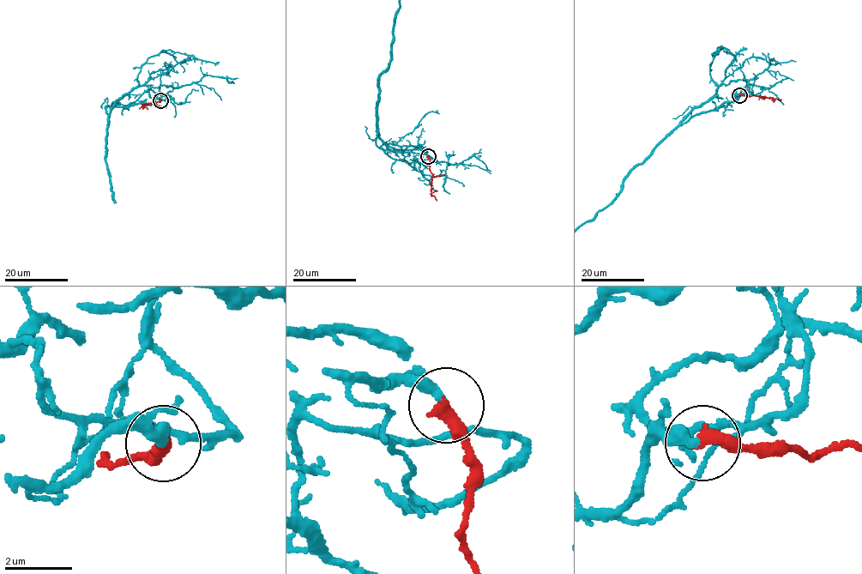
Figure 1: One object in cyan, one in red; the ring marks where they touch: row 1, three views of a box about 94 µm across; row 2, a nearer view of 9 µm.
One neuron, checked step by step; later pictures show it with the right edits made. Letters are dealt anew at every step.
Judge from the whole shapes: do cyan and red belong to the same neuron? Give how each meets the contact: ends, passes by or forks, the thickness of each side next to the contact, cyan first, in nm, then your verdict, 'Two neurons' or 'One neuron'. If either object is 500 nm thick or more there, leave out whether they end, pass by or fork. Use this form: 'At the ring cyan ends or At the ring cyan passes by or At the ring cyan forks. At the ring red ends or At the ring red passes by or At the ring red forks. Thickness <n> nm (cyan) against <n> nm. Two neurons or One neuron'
At the ring cyan forks. At the ring red ends. Thickness 200 nm (cyan) against 440 nm. One neuron

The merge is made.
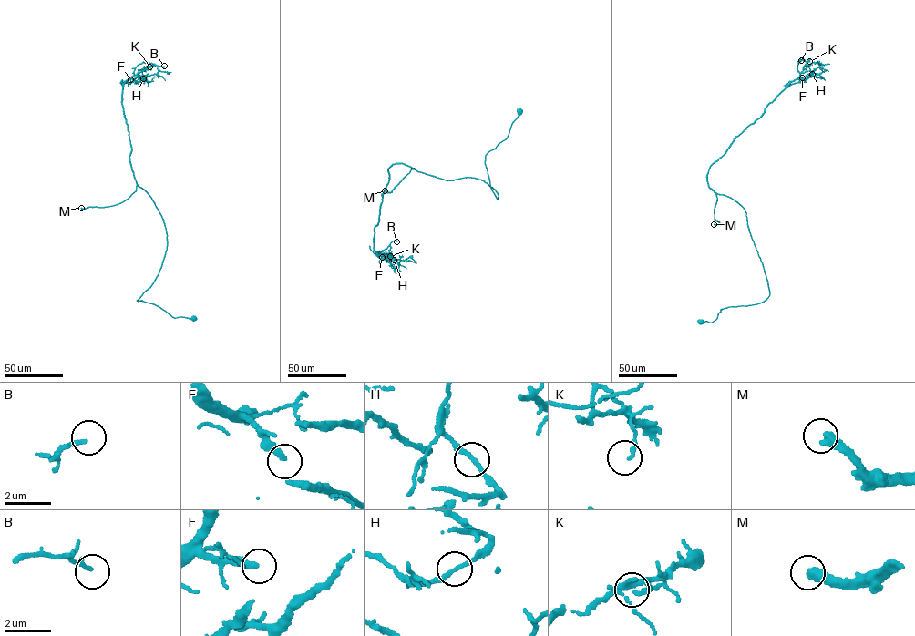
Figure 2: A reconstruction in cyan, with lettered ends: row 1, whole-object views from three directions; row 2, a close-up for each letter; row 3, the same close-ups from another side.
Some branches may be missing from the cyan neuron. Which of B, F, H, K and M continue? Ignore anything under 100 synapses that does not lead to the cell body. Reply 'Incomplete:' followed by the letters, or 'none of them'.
Incomplete: F, M

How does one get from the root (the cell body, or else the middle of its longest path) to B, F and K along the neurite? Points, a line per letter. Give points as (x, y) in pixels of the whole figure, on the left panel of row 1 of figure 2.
B: (192, 318), (174, 318), (136, 301), (159, 273), (167, 233), (132, 169), (122, 90), (138, 65), (164, 66)
F: (192, 318), (174, 318), (136, 301), (159, 273), (167, 236), (161, 215), (132, 169), (121, 102), (130, 79)
K: (192, 318), (136, 301), (167, 244), (161, 215), (132, 169), (121, 102), (126, 81), (149, 66)

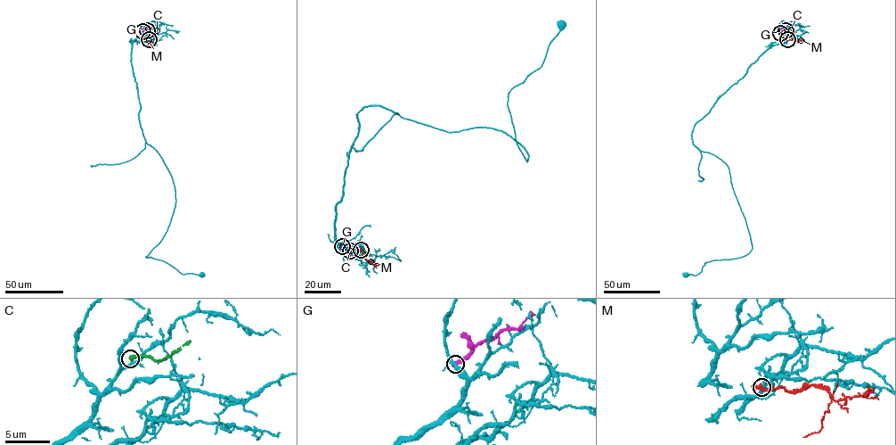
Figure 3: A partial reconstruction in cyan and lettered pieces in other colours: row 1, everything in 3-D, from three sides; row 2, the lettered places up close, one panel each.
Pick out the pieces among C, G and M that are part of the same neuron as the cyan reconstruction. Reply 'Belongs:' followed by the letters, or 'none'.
Belongs: none

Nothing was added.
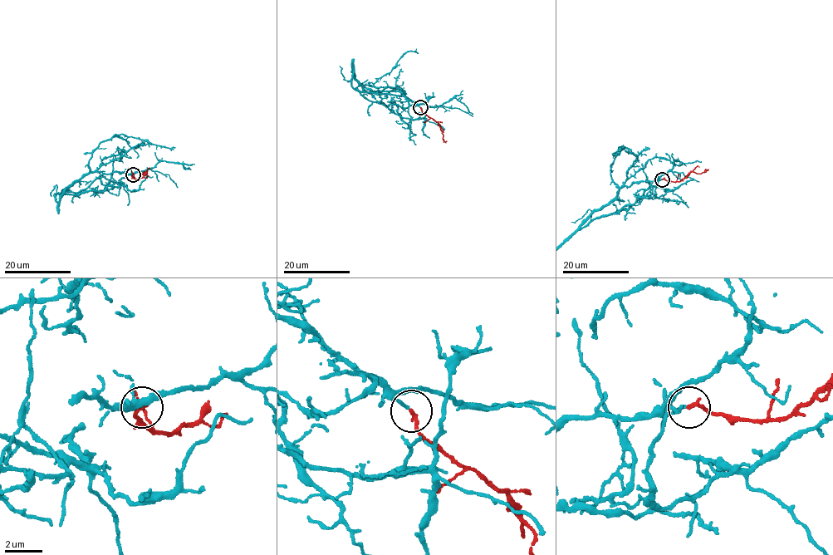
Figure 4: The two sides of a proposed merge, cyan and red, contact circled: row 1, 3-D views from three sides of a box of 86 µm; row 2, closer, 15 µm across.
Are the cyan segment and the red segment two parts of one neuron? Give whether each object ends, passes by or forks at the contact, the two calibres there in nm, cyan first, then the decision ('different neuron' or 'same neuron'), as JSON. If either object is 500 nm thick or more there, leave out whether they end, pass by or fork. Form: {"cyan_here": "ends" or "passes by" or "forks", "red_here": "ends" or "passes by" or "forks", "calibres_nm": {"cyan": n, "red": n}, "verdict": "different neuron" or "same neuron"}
{"cyan_here": "ends", "red_here": "ends", "calibres_nm": {"cyan": 160, "red": 200}, "verdict": "same neuron"}

